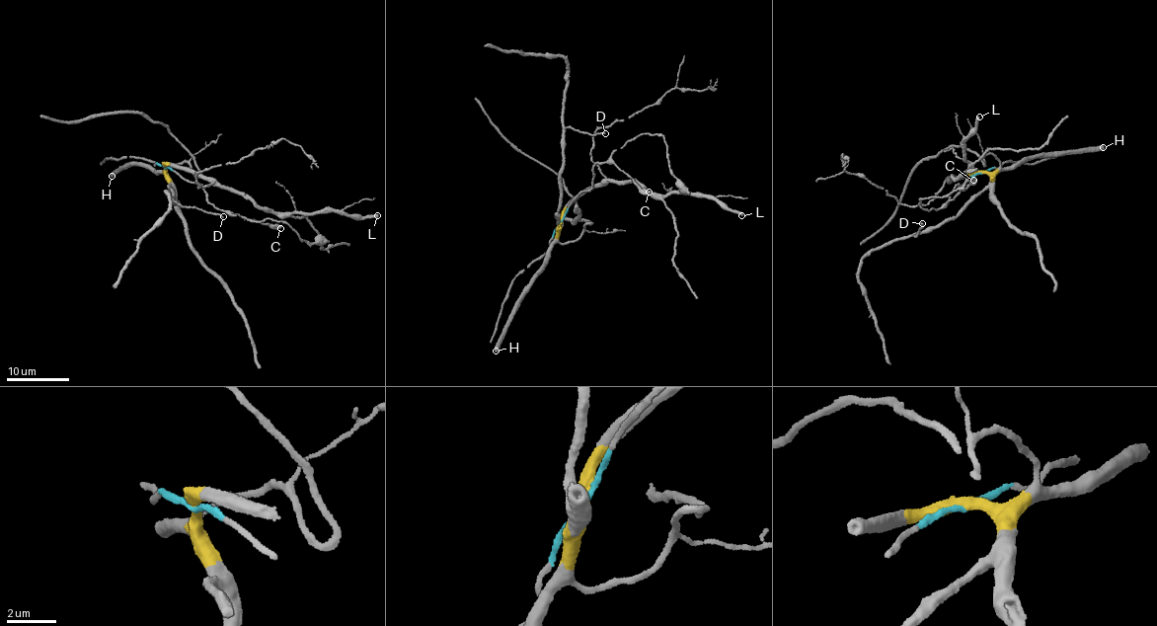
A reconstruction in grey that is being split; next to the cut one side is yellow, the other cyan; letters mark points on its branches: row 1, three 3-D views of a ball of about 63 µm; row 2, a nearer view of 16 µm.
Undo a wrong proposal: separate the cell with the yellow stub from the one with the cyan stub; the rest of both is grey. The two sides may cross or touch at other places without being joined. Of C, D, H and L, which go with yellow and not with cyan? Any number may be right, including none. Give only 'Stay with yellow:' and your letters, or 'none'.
Stay with yellow: D, H, L

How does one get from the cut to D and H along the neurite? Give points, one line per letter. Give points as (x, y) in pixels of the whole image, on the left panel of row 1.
D: (164, 167), (168, 187), (173, 194), (171, 200), (223, 217)
H: (164, 167), (164, 174), (134, 164), (112, 176)

